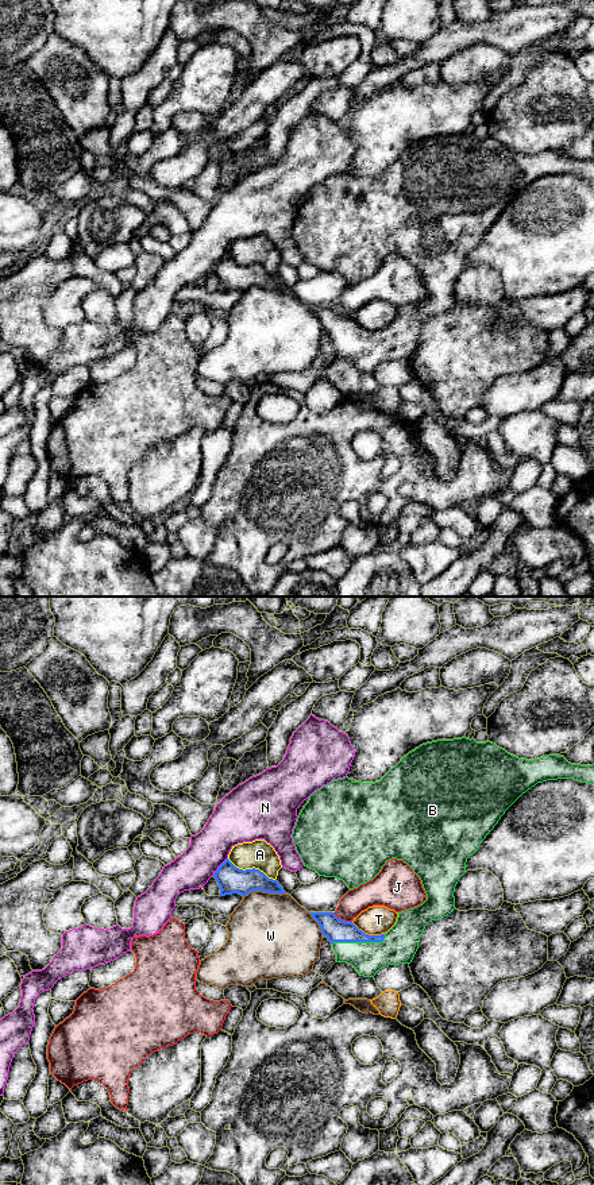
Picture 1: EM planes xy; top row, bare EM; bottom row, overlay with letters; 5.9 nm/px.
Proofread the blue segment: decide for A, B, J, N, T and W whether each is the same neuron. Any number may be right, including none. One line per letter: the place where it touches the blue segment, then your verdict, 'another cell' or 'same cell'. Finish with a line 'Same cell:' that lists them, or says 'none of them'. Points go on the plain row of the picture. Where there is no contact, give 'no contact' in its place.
A: contact xy (251, 265); another cell
B: contact xy (359, 336); same cell
J: contact xy (340, 315); another cell
N: contact xy (219, 262); another cell
T: contact xy (367, 329); another cell
W: contact xy (263, 286); another cell
Same cell: B

